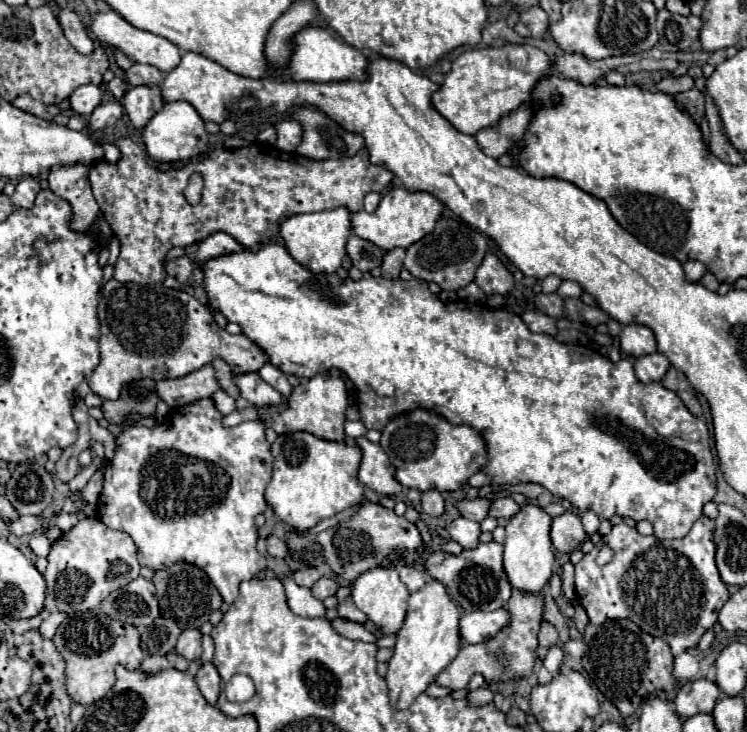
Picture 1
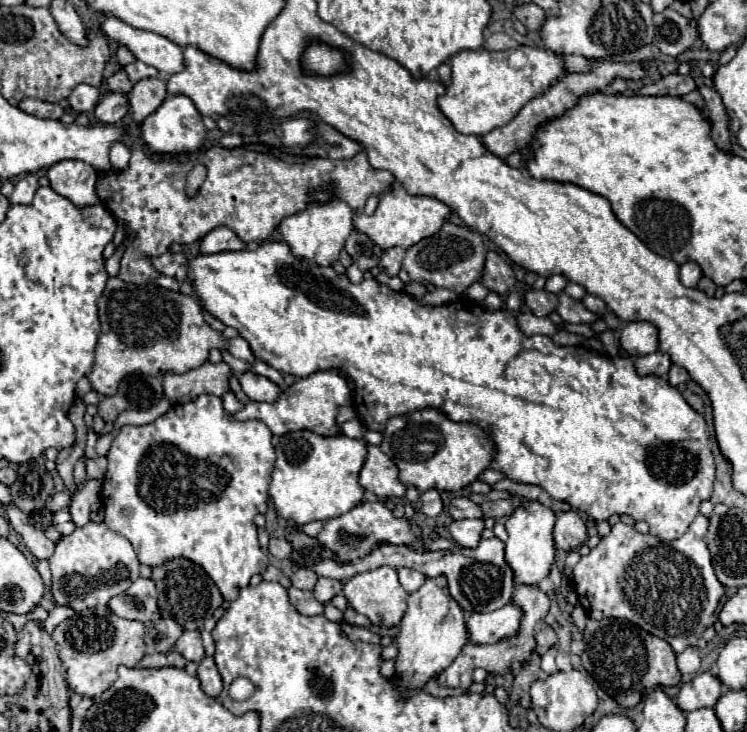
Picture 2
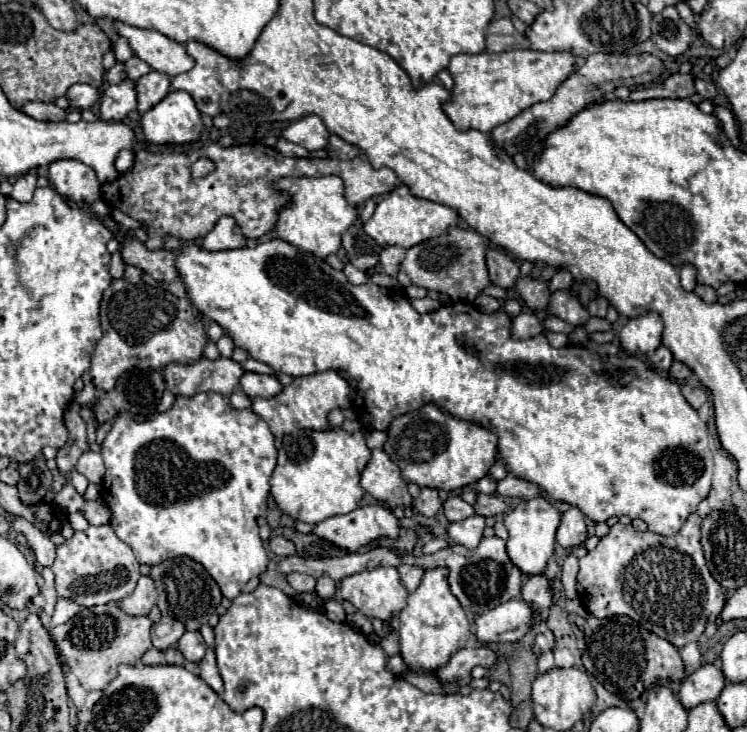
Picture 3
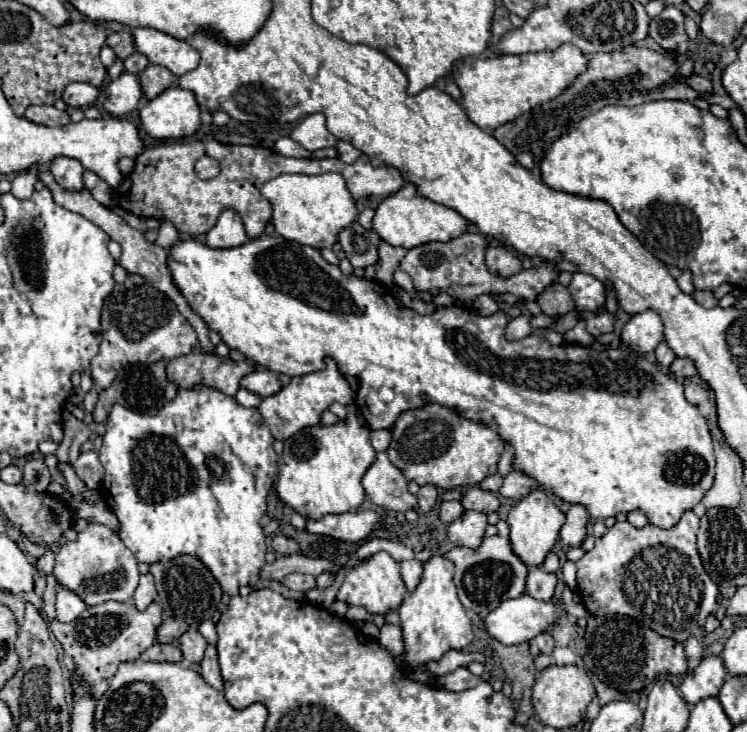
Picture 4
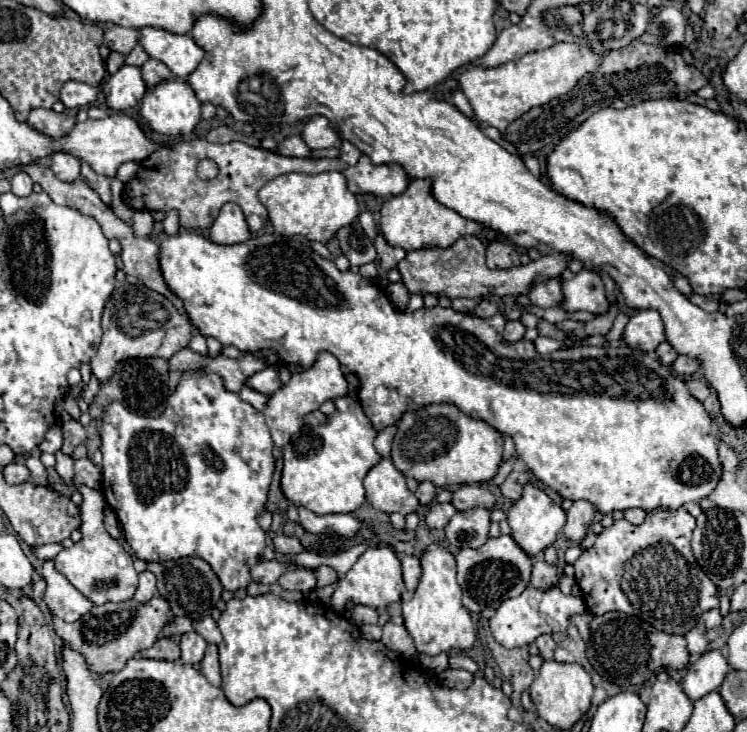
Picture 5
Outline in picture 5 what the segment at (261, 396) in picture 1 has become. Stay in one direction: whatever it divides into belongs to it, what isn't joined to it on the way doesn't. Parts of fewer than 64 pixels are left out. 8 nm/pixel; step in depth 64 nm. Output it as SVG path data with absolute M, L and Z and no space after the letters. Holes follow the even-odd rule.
M264 368L262 372L256 372L252 374L248 380L246 380L246 386L256 390L256 392L262 392L266 396L274 394L282 384L280 384L280 378L278 378L278 370L274 368Z

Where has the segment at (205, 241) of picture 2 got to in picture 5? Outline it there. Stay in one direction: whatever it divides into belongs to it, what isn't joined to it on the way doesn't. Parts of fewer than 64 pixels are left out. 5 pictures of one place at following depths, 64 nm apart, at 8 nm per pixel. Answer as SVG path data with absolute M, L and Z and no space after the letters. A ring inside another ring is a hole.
M224 204L214 226L210 228L210 240L214 244L240 244L250 238L248 224L242 210L236 204Z

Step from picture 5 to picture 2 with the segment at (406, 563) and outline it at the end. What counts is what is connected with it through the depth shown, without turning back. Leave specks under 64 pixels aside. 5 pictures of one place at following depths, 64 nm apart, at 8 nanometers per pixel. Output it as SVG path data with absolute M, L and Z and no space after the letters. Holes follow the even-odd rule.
M400 568L398 576L400 576L400 584L408 592L418 590L424 584L424 580L426 580L426 576L422 572L416 572L416 570L410 570L410 568Z

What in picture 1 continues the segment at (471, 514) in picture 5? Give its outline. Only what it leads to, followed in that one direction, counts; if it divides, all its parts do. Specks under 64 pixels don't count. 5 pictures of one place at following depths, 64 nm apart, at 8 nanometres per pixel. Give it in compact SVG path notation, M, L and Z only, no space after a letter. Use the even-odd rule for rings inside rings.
M460 516L450 524L450 538L454 542L458 542L464 550L476 548L478 536L480 536L480 524L478 522L472 522L472 520Z

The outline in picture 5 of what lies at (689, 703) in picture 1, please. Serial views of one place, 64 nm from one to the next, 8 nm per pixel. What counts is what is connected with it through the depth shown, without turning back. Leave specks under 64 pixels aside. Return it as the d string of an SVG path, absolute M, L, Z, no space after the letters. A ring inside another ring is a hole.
M718 650L706 652L686 672L686 676L682 680L682 690L692 702L696 702L698 698L718 690L724 676L728 674L728 670L730 670L730 666L728 666L726 658Z

